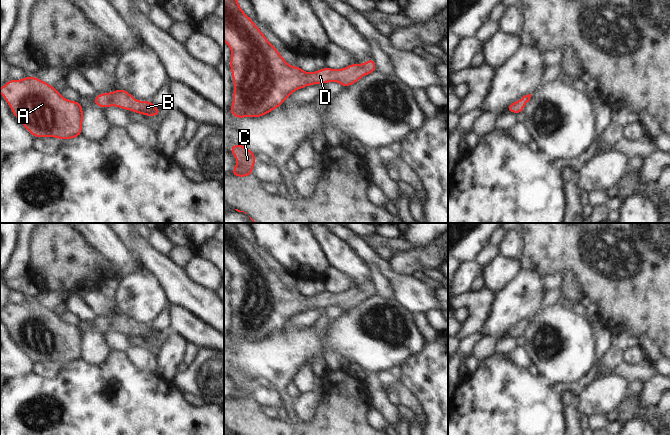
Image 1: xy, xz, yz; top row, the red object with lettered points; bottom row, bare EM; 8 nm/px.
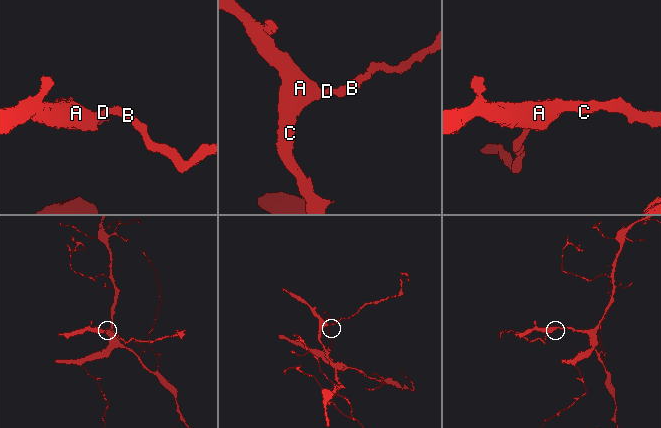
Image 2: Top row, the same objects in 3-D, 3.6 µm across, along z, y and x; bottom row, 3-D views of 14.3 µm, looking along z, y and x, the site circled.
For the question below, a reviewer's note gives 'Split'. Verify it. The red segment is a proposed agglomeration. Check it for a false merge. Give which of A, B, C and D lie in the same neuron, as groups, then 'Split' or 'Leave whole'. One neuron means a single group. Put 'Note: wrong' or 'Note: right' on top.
Note: wrong
Groups: A B C D. Leave whole.

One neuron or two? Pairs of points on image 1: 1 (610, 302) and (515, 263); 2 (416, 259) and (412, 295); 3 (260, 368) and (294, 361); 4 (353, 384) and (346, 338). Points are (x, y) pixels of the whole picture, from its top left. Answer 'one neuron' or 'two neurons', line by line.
1: two neurons
2: two neurons
3: one neuron
4: two neurons

